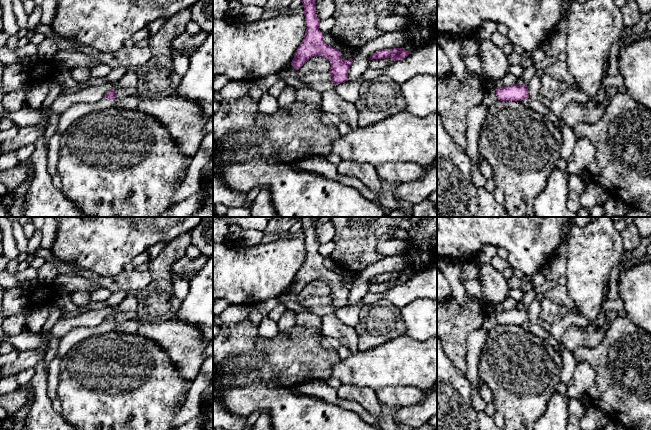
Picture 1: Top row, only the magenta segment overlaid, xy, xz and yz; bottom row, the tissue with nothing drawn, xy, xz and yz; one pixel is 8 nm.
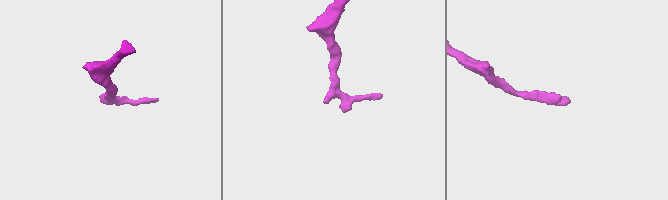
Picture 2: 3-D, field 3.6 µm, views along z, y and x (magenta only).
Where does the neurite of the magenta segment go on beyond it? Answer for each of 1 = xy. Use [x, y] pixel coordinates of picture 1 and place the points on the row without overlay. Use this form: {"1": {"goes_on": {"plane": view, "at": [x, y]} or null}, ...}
{"1": {"goes_on": null}}

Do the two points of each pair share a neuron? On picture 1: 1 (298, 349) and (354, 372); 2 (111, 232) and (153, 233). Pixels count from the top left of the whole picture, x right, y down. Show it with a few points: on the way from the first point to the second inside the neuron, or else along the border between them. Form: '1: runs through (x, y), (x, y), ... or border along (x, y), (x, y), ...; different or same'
1: border along (339, 359), (331, 367), (330, 375); different
2: runs through (121, 232), (143, 232); same

